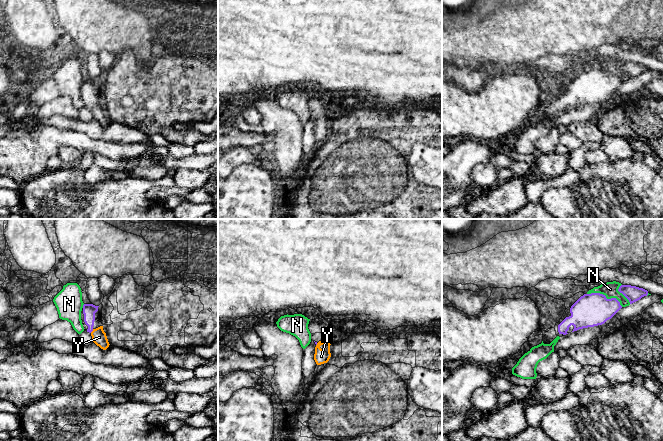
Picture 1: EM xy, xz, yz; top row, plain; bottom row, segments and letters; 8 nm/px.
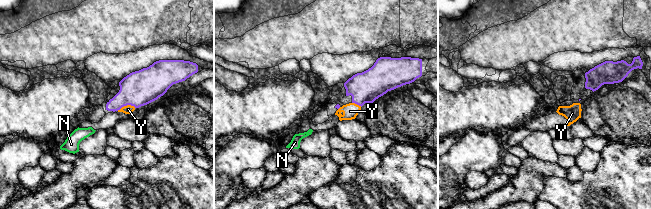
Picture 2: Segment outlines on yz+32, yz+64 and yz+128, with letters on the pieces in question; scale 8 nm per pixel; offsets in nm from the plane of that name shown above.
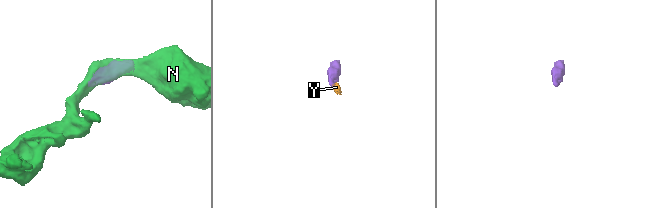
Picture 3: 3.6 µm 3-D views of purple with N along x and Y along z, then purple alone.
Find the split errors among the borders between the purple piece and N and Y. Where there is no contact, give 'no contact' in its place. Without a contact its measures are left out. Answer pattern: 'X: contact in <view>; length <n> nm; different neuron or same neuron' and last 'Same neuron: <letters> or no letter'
N: contact in yz; length 300 nm; different neuron
Y: contact in xy; length 40 nm; same neuron
Same neuron: Y

